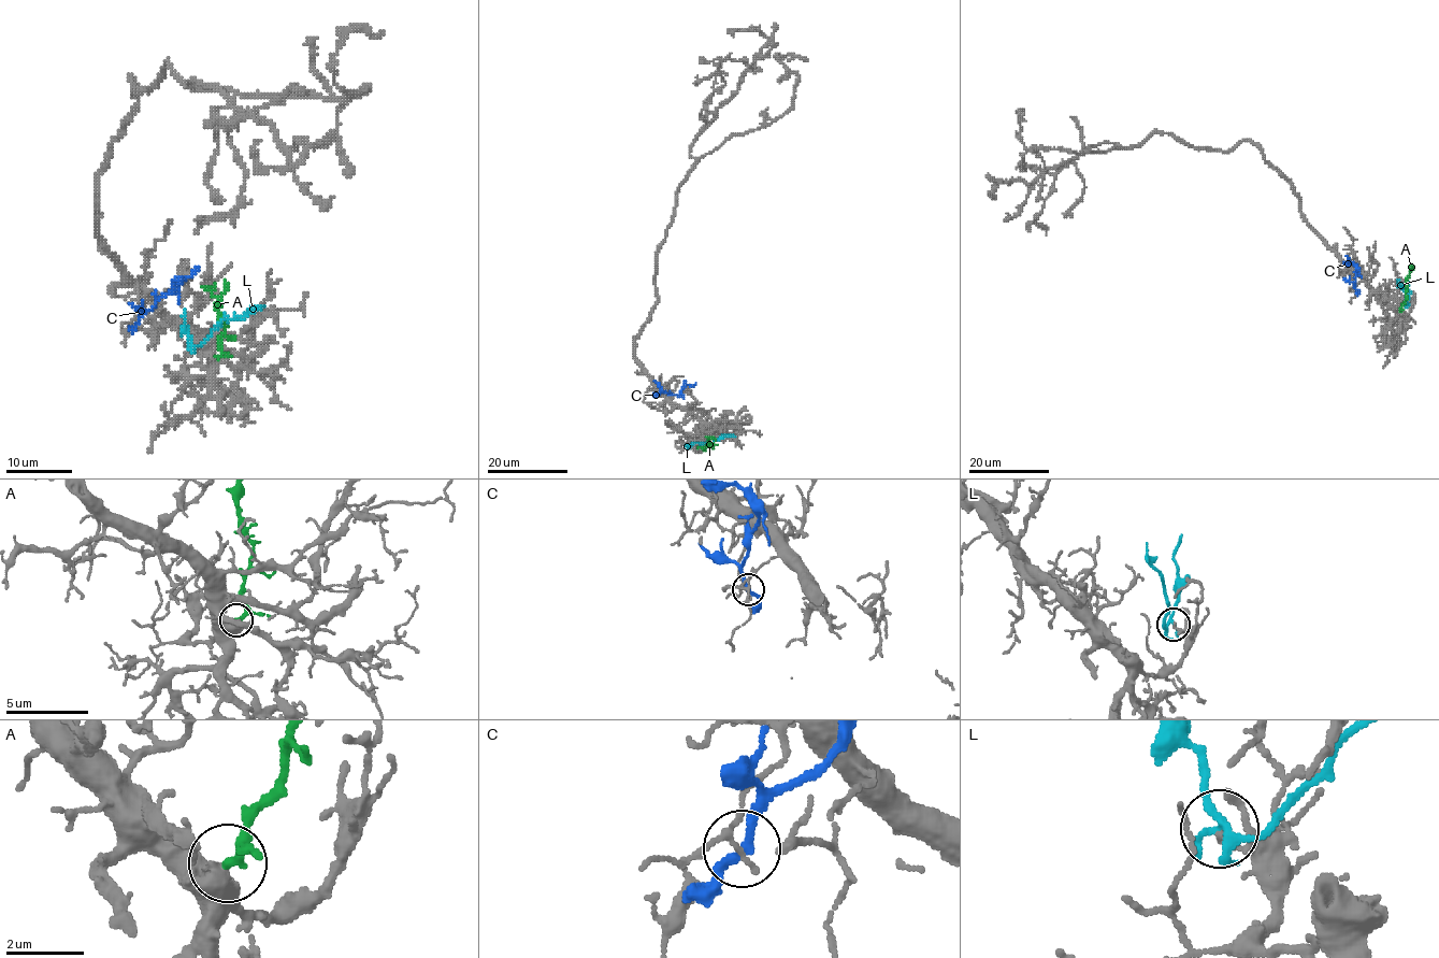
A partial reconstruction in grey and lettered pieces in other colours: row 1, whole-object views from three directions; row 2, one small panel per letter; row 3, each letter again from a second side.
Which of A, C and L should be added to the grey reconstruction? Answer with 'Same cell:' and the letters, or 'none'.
Same cell: A

